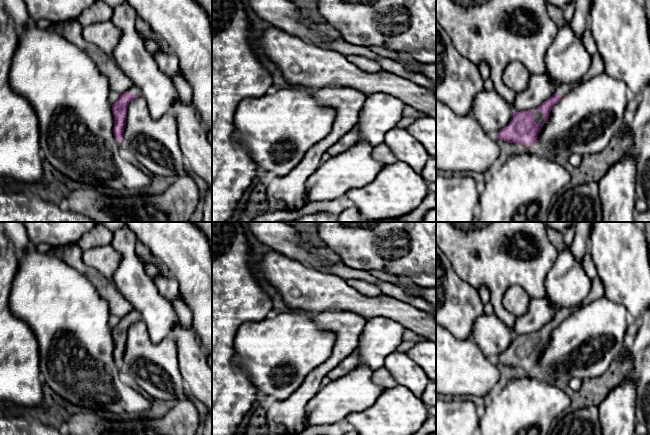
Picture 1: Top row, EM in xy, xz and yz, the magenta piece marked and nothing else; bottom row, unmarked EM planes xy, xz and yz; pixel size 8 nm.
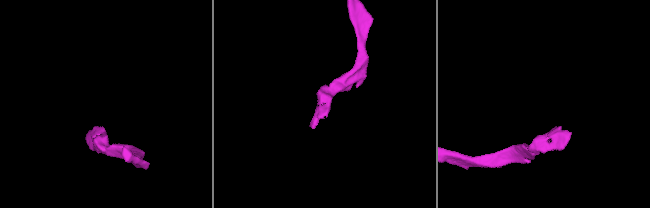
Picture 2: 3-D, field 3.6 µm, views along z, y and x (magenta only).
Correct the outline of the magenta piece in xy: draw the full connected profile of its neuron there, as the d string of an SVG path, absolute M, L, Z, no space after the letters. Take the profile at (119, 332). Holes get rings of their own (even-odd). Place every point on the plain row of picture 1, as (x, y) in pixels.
M133 309L127 316L120 318L120 322L112 328L112 336L114 339L113 358L115 363L120 367L123 364L128 329L132 324L140 320L142 320L140 313Z

